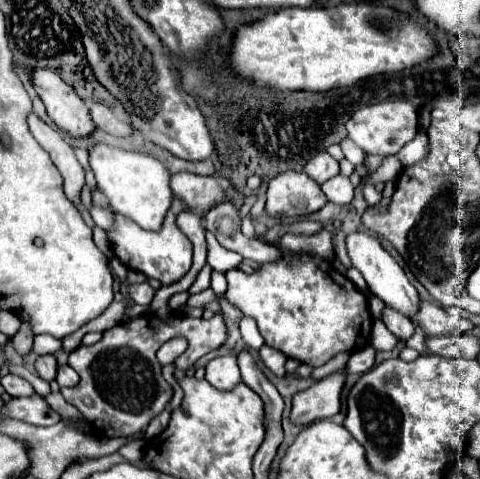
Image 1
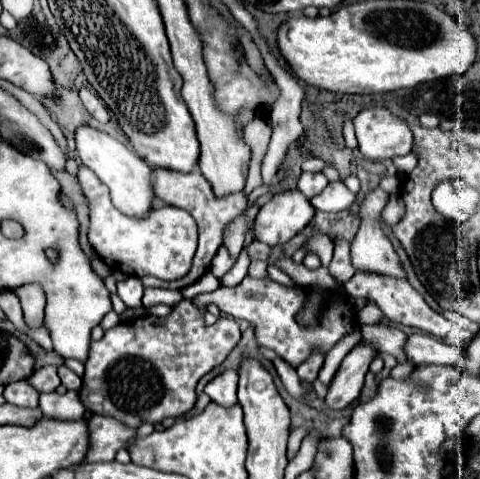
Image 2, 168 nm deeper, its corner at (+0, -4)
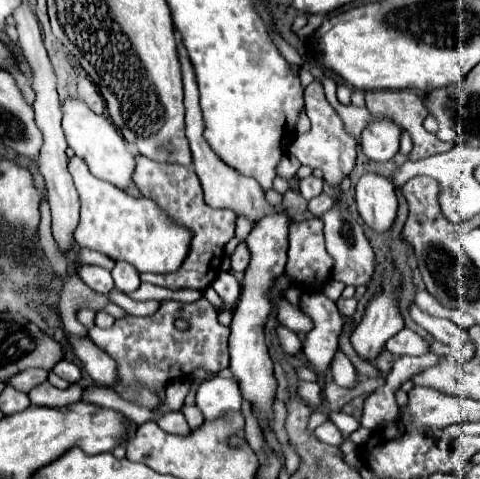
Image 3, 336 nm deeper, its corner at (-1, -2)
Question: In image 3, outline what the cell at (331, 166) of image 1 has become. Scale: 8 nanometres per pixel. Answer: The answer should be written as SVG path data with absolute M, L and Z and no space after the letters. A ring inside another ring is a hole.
M313 175L305 177L305 179L301 179L299 189L301 189L301 195L309 201L309 199L313 199L313 197L317 197L317 195L323 193L323 179L317 179Z

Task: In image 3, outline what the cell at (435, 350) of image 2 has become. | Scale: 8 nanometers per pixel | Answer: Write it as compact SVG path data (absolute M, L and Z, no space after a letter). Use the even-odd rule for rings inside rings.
M405 327L385 343L385 349L401 357L401 355L423 355L429 351L429 345L423 337L419 337L415 331Z

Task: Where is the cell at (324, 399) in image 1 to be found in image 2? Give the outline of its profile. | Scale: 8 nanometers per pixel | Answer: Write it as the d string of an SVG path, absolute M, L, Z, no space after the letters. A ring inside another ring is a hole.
M362 341L344 357L332 383L328 385L328 393L324 399L328 409L340 411L360 395L364 387L364 375L376 353L378 351L370 343Z

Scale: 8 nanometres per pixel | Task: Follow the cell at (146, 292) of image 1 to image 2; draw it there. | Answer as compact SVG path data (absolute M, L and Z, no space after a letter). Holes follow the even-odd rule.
M126 277L118 281L118 295L128 307L142 307L144 287L138 277Z

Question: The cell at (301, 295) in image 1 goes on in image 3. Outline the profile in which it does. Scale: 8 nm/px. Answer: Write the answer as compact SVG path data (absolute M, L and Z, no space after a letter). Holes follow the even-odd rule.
M279 325L277 327L277 335L279 335L279 341L281 341L281 347L285 349L285 353L289 353L289 355L297 355L297 353L301 353L301 341L297 339L297 335L293 333L293 331L289 331L289 329L285 329L283 325Z

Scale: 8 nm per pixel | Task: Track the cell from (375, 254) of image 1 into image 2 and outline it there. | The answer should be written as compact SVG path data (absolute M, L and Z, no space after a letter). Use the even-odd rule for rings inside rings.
M380 187L370 191L364 199L364 203L360 205L360 215L362 215L362 223L360 223L360 229L352 241L352 265L354 269L360 269L360 271L366 271L366 273L380 273L380 275L386 275L386 277L396 277L396 279L404 279L406 273L400 265L400 259L396 255L396 251L392 249L392 243L388 241L388 237L384 235L380 223L378 223L378 217L384 209L384 205L388 203L388 193L382 191Z

